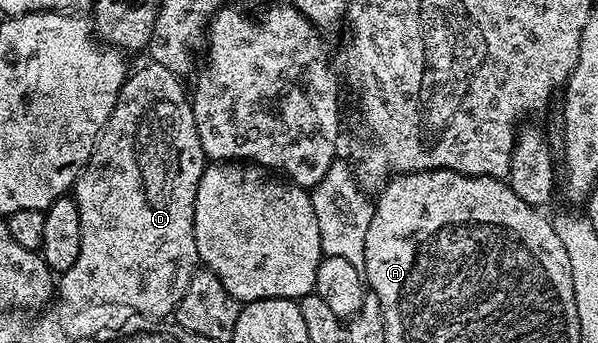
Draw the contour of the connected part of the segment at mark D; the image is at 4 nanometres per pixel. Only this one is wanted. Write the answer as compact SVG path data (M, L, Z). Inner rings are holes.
M151 62L145 63L145 68L140 68L131 73L128 79L124 81L122 90L118 94L118 102L116 103L115 110L110 114L110 118L106 122L106 126L102 130L102 134L96 140L96 145L92 151L92 157L88 159L88 165L80 171L80 176L74 185L74 199L78 206L78 218L82 218L82 251L78 254L78 262L74 262L74 266L70 266L70 270L66 270L58 280L58 296L68 296L68 300L80 300L80 296L92 296L92 300L124 300L120 306L124 310L134 310L141 312L144 316L160 316L156 318L168 318L173 315L178 306L178 302L182 302L182 294L186 294L186 286L190 286L190 278L194 278L194 274L198 271L198 259L195 248L195 195L198 192L199 179L202 178L204 169L206 167L206 157L202 150L202 142L198 138L198 126L194 122L194 114L192 113L192 101L186 88L183 88L181 77L175 76L166 66L161 64L154 64Z

